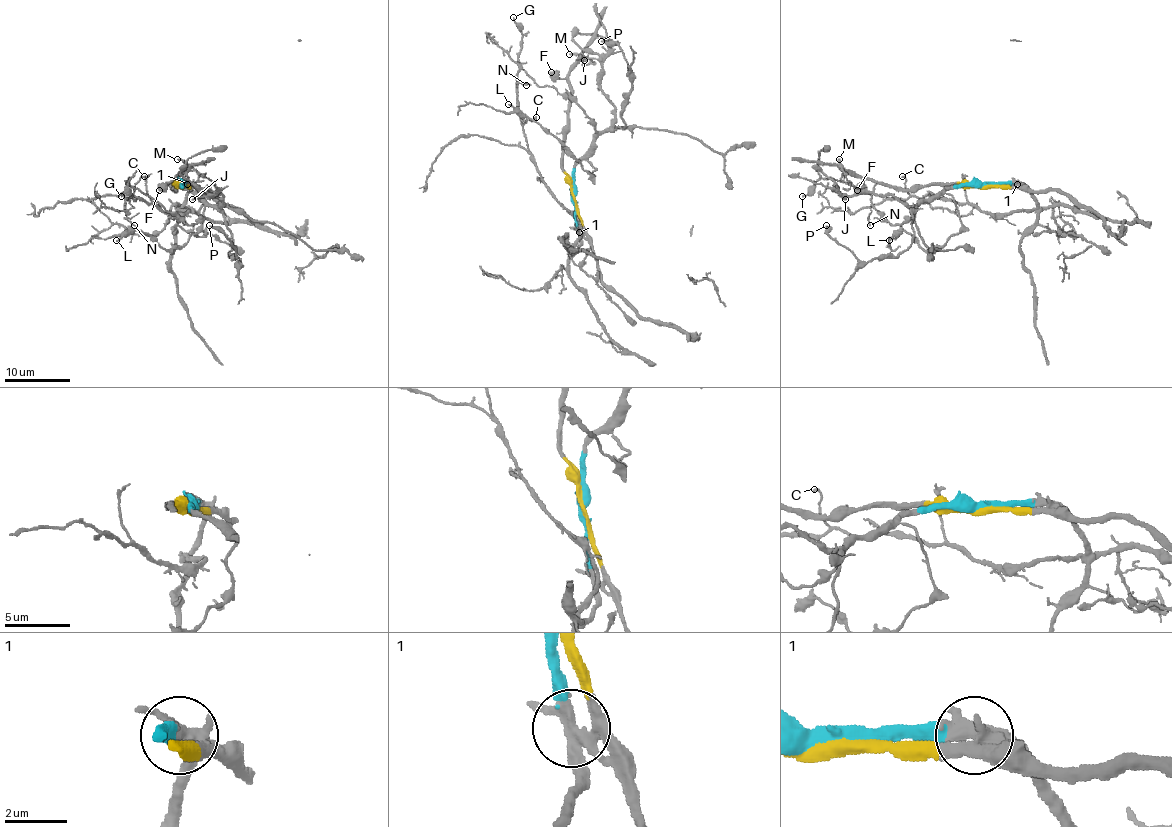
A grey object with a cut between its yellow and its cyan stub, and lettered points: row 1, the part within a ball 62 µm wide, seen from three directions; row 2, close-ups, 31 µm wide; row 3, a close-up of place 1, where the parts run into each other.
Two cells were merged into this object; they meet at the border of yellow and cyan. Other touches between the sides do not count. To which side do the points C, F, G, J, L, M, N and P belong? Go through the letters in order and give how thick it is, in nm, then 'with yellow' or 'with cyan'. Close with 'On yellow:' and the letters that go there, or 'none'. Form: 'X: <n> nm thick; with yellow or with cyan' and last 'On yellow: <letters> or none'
C: 180 nm thick; with cyan
F: 650 nm thick; with yellow
G: 130 nm thick; with cyan
J: 160 nm thick; with cyan
L: 150 nm thick; with cyan
M: 190 nm thick; with yellow
N: 90 nm thick; with cyan
P: 160 nm thick; with cyan
On yellow: F, M

